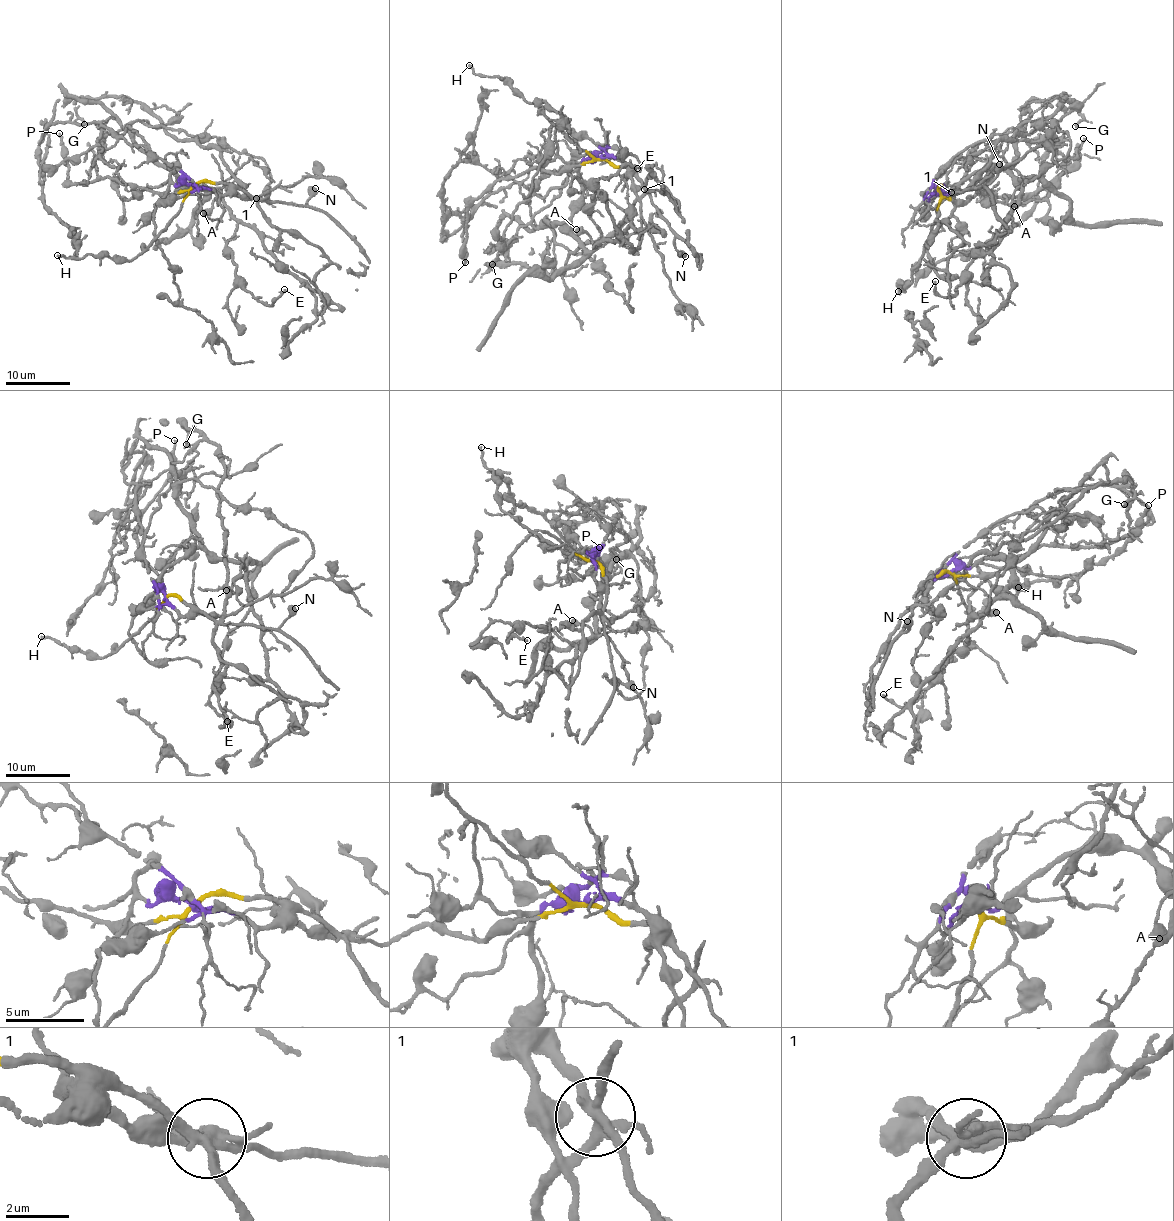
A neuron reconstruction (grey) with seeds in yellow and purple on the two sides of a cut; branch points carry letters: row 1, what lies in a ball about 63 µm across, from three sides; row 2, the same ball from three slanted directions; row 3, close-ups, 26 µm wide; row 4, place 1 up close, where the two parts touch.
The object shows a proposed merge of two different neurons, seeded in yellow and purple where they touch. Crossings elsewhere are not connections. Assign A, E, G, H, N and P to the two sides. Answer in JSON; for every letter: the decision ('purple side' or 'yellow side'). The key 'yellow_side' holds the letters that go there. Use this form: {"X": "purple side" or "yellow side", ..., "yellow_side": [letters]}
{"A": "purple side", "E": "purple side", "G": "purple side", "H": "yellow side", "N": "yellow side", "P": "yellow side", "yellow_side": ["H", "N", "P"]}

